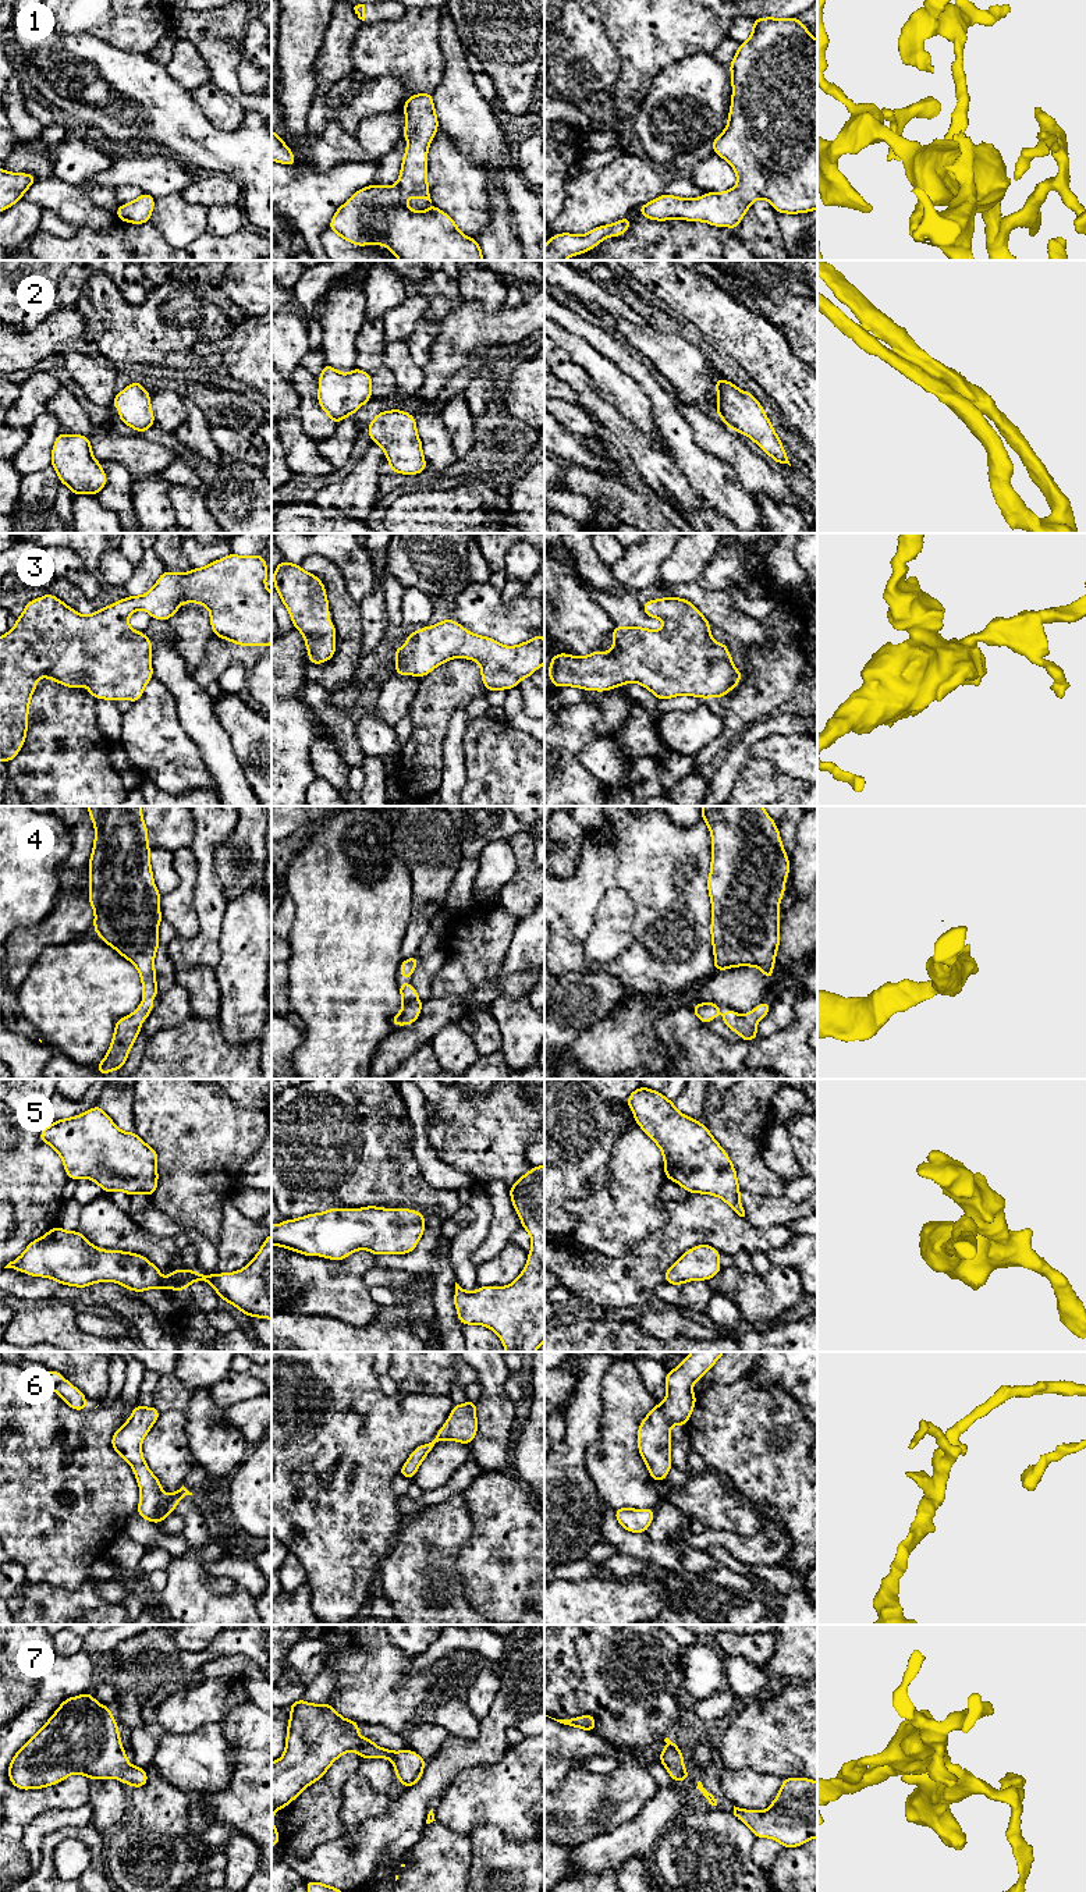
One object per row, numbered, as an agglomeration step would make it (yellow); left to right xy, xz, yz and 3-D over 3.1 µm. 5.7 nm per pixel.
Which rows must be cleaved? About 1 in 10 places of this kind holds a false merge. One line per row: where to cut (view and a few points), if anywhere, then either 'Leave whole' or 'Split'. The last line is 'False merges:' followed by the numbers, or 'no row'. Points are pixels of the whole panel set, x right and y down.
1: No split. Leave whole
2: No split. Leave whole
3: No split. Leave whole
4: No split. Leave whole
5: No split. Leave whole
6: No split. Leave whole
7: No split. Leave whole
False merges: no row

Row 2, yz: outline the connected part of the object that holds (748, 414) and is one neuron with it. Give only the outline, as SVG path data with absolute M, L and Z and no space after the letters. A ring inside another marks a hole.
M716 379L717 411L723 423L752 439L776 464L789 464L785 450L773 429L764 408L749 393L728 380Z

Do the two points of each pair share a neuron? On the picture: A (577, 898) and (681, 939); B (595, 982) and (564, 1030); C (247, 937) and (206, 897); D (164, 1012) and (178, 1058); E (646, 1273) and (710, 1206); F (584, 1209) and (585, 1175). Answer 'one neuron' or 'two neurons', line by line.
A: one neuron
B: one neuron
C: two neurons
D: two neurons
E: one neuron
F: two neurons

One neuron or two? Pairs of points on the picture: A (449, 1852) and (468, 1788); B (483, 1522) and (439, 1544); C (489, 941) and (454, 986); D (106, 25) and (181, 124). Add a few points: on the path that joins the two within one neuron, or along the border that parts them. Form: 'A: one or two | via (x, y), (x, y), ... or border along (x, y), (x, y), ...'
A: two | border along (436, 1820), (450, 1830), (468, 1837)
B: two | border along (462, 1497), (472, 1534), (461, 1546), (457, 1558)
C: one | via (478, 952), (472, 959), (471, 968), (464, 975)
D: two | border along (96, 36), (123, 50), (145, 53)

